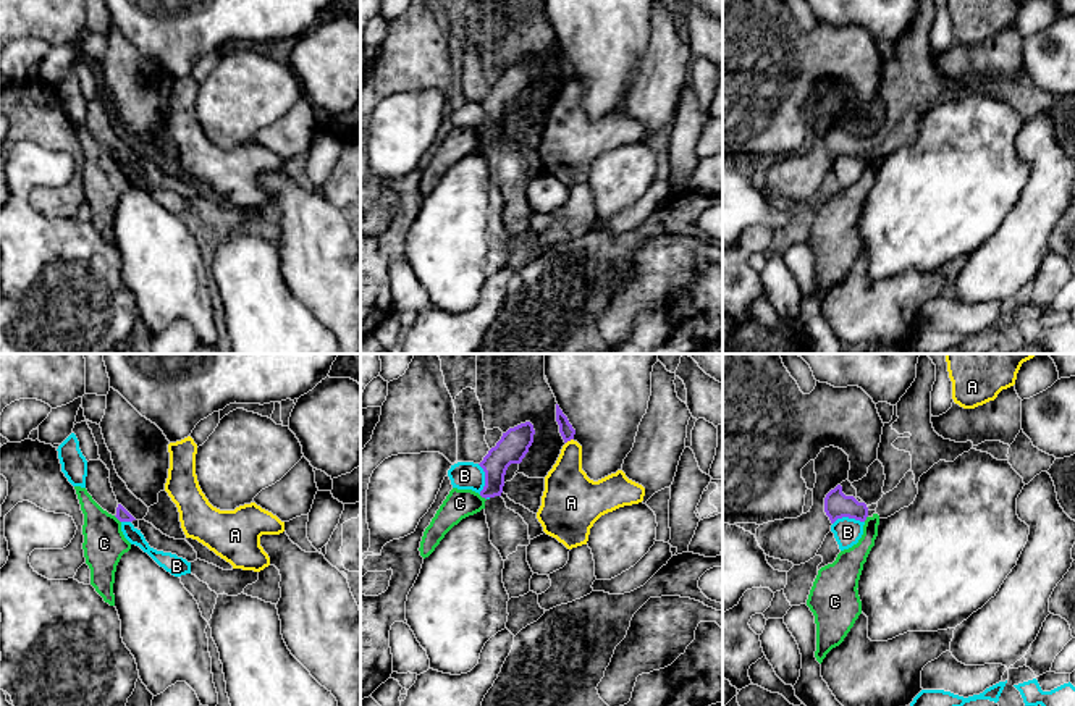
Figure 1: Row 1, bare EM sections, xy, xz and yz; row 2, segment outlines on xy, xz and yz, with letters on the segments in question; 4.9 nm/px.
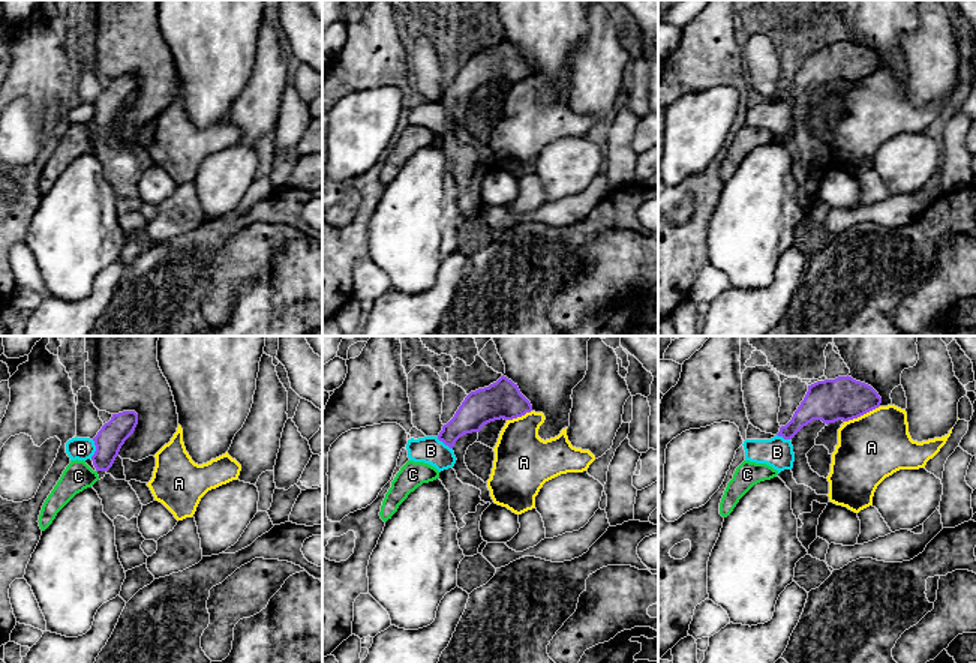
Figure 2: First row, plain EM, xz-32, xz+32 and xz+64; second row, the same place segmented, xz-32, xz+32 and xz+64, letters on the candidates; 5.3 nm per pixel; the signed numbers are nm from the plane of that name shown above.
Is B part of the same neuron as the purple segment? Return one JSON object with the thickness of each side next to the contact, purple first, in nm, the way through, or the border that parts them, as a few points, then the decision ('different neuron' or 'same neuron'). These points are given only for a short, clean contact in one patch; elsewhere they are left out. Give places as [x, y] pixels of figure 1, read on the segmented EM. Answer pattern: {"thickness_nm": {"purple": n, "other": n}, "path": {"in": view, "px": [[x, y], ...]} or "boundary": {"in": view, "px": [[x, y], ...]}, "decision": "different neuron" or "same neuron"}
{"thickness_nm": {"purple": 130, "other": 140}, "boundary": {"in": "yz", "px": [[864, 521], [839, 517], [833, 524]]}, "decision": "different neuron"}

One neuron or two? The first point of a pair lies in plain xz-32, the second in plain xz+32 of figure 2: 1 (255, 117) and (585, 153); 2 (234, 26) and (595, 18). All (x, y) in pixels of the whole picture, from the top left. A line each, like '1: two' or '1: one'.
1: two
2: two

